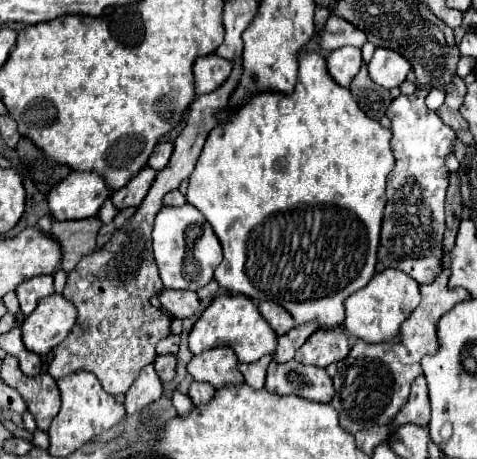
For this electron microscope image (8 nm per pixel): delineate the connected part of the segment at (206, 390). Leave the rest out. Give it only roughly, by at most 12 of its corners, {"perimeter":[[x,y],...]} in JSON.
{"perimeter":[[193,381],[189,397],[195,405],[215,395],[213,385]]}

